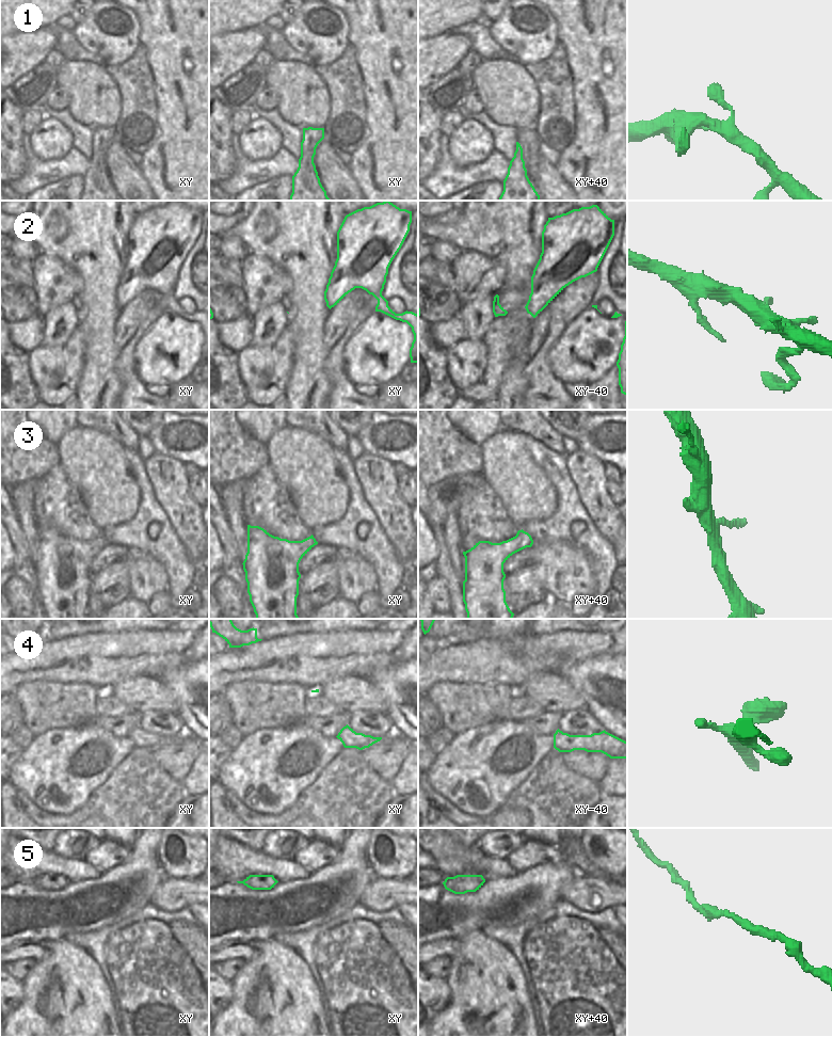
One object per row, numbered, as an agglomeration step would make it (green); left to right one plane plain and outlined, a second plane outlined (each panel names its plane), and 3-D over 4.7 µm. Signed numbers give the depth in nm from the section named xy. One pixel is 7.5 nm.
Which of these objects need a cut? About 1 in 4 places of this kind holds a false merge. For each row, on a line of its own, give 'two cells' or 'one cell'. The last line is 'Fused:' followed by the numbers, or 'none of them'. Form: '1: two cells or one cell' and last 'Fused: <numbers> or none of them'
1: one cell
2: one cell
3: one cell
4: one cell
5: one cell
Fused: none of them

